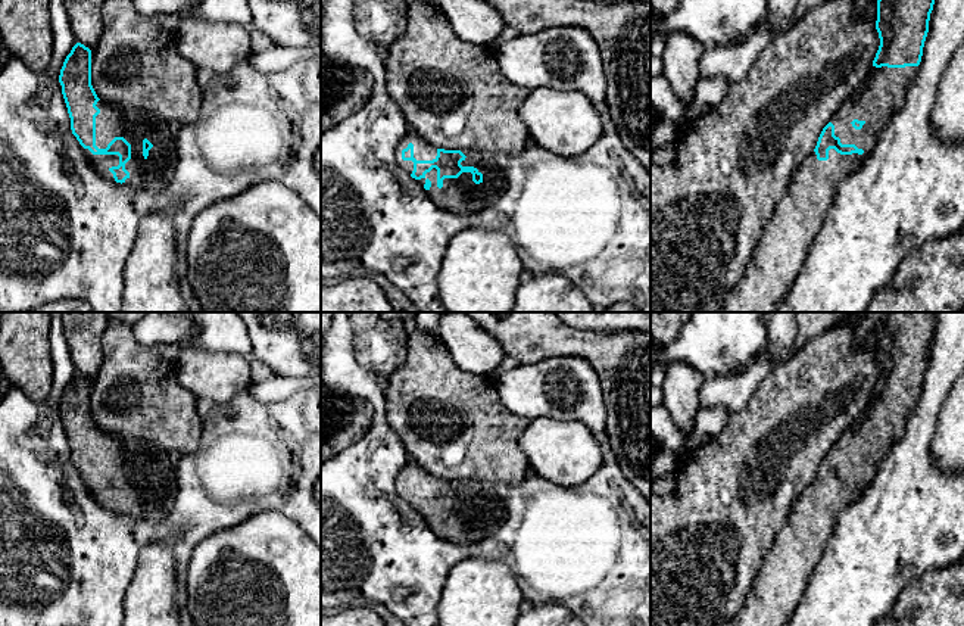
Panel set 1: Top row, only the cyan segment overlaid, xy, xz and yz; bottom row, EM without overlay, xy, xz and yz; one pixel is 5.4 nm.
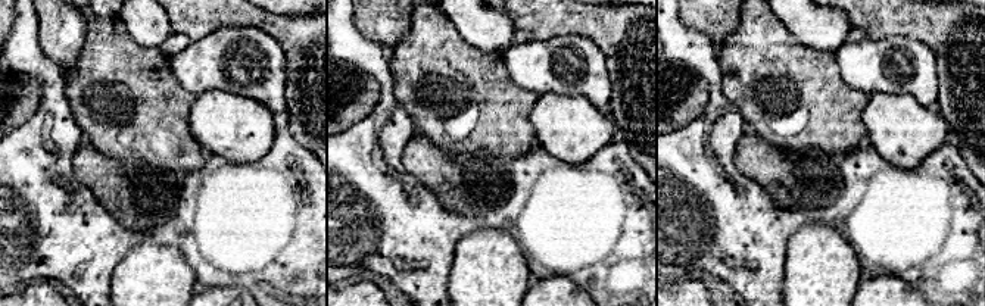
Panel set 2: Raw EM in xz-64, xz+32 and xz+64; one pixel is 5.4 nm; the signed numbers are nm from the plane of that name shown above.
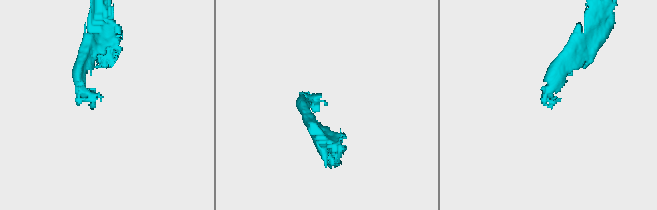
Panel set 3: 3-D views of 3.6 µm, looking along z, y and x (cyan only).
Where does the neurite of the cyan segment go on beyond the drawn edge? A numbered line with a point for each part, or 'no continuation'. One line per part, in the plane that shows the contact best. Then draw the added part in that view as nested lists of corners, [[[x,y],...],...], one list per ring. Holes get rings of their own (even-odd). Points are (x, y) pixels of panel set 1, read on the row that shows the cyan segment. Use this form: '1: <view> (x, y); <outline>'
1: xz (461, 195); [[[462,149],[461,152],[467,156],[461,165],[474,166],[483,174],[480,184],[472,181],[471,172],[462,172],[458,178],[444,178],[443,187],[439,189],[436,168],[418,181],[422,186],[427,178],[431,181],[427,193],[440,208],[455,214],[472,215],[500,202],[506,191],[506,171],[497,155],[477,149]]]

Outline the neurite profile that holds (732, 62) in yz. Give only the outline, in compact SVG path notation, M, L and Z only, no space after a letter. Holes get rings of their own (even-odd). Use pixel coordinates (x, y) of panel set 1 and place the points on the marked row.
M759 28L746 40L705 50L699 60L699 77L724 77L731 85L742 81L762 49L780 37L780 29Z

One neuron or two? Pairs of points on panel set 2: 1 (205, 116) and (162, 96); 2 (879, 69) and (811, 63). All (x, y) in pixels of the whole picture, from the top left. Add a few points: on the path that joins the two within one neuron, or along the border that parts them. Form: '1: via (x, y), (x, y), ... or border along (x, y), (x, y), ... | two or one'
1: border along (195, 94), (189, 114), (189, 130), (198, 143) | two
2: border along (834, 52), (839, 78), (862, 91) | two

